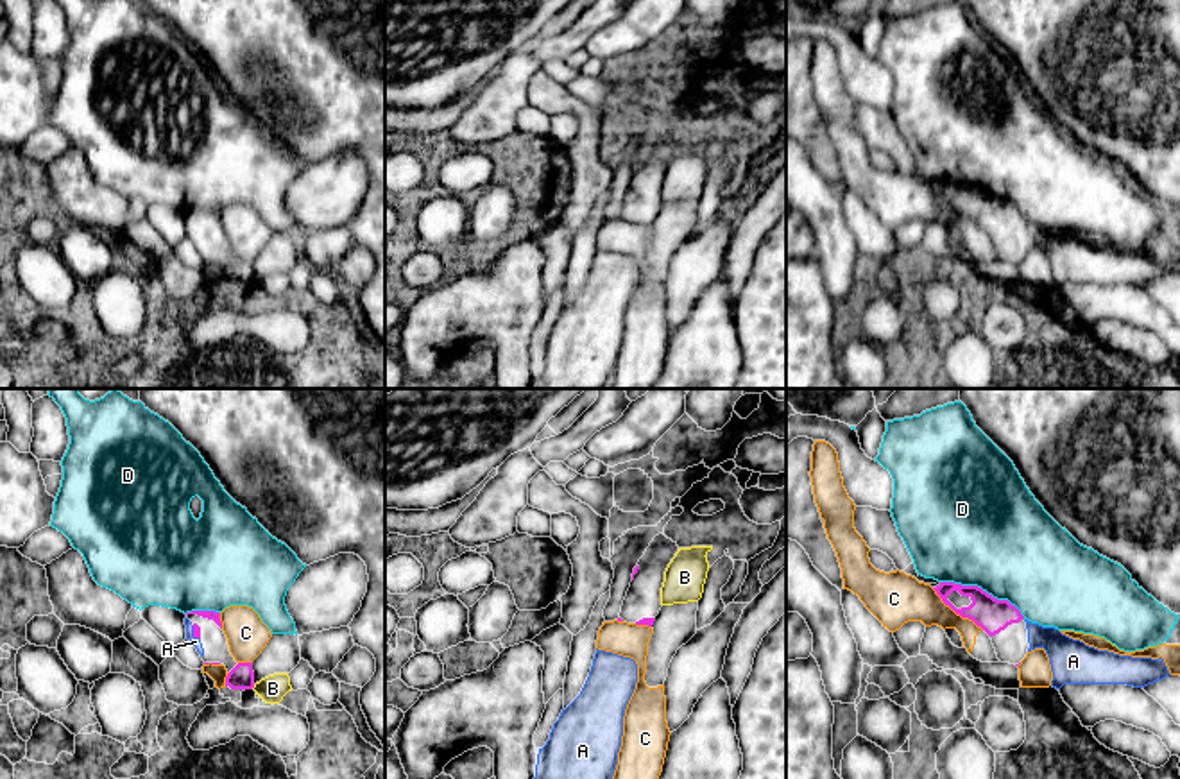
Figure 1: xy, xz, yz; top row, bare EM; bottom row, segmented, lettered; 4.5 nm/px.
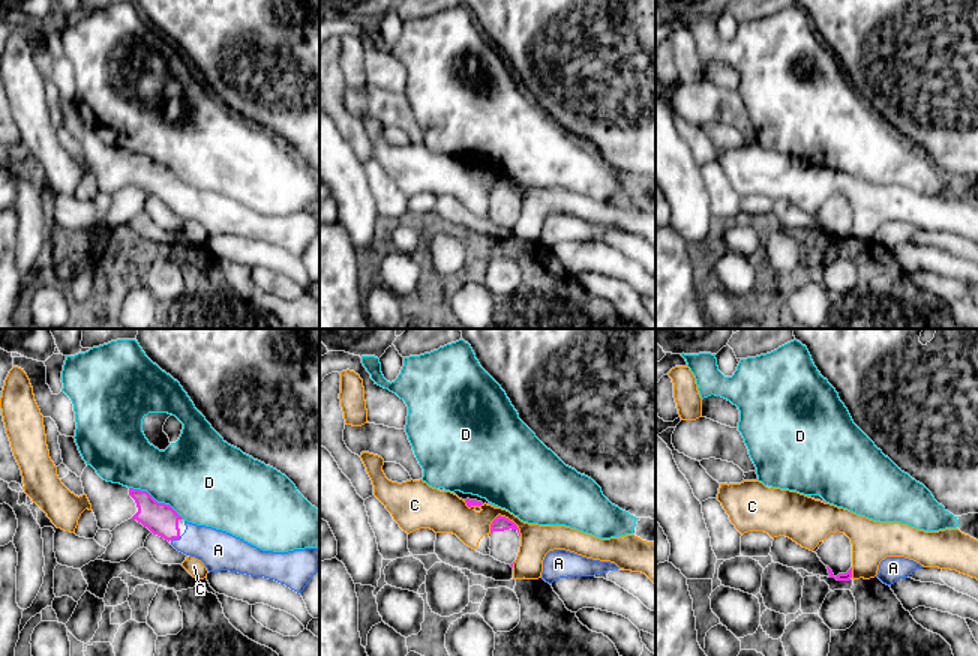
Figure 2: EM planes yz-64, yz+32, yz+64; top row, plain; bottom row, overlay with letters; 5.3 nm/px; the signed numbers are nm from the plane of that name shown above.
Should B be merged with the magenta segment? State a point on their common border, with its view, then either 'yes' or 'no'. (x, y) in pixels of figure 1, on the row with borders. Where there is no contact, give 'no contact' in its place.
xy (253, 686) | no

